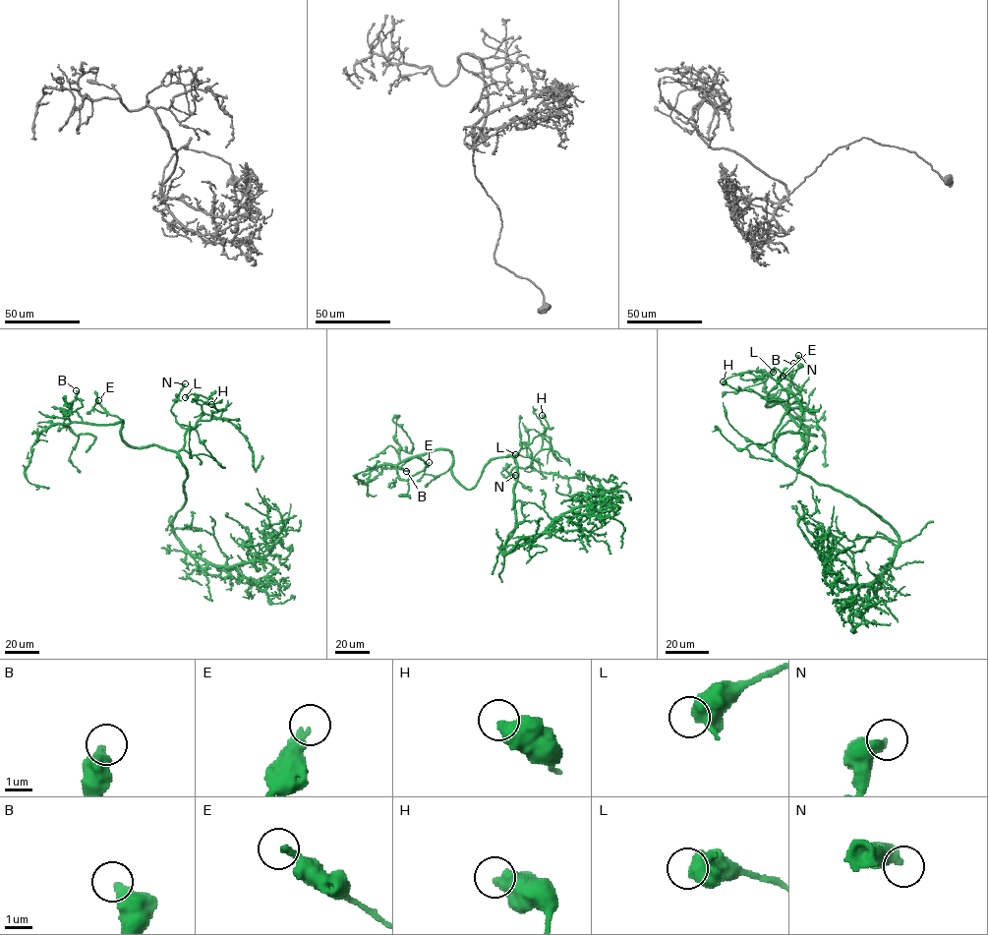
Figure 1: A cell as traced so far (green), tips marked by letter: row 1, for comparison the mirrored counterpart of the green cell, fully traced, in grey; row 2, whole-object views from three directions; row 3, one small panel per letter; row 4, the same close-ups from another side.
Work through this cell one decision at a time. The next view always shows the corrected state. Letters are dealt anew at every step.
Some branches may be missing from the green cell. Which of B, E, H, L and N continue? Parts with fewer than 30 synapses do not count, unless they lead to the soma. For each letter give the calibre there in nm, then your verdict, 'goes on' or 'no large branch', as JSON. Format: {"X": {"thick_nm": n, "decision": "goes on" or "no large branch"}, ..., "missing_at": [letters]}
{"B": {"thick_nm": 480, "decision": "no large branch"}, "E": {"thick_nm": 240, "decision": "no large branch"}, "H": {"thick_nm": 600, "decision": "no large branch"}, "L": {"thick_nm": 550, "decision": "no large branch"}, "N": {"thick_nm": 480, "decision": "no large branch"}, "missing_at": []}

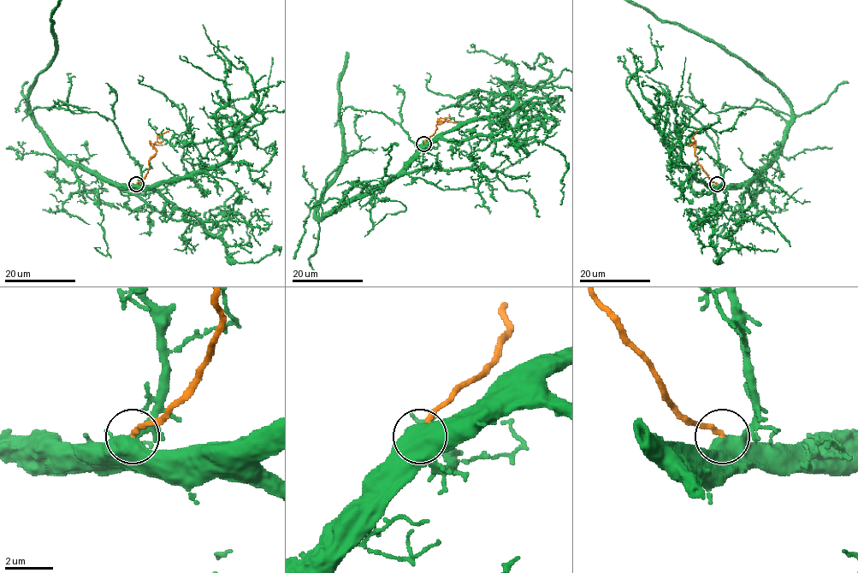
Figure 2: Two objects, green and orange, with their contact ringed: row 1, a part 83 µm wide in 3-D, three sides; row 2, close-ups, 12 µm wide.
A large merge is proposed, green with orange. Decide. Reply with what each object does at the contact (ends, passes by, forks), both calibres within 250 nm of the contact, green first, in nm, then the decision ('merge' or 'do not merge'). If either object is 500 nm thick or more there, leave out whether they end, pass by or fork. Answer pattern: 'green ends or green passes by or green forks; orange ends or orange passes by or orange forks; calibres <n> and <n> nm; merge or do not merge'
calibres 600 and 220 nm; merge

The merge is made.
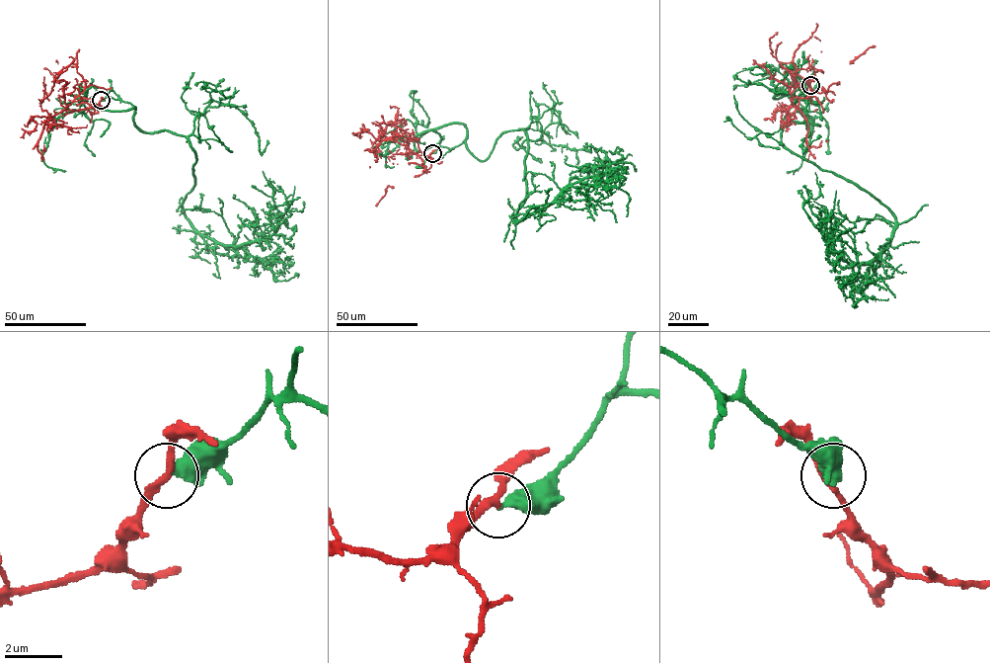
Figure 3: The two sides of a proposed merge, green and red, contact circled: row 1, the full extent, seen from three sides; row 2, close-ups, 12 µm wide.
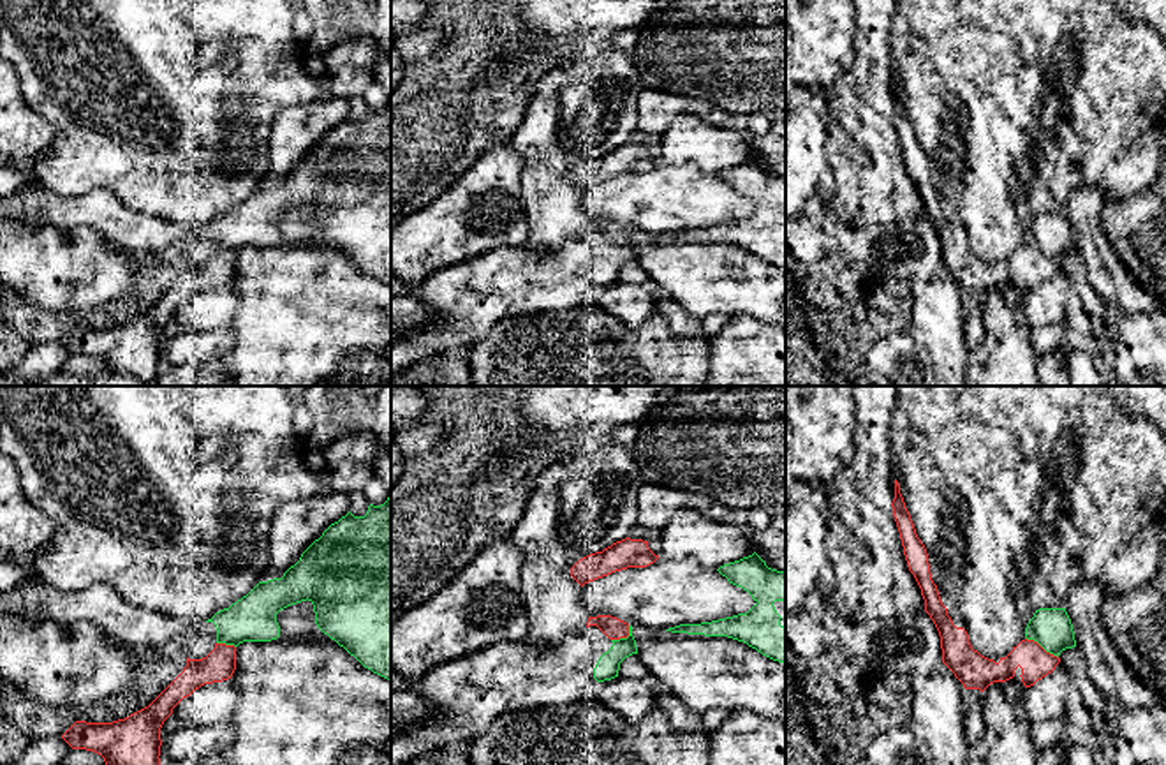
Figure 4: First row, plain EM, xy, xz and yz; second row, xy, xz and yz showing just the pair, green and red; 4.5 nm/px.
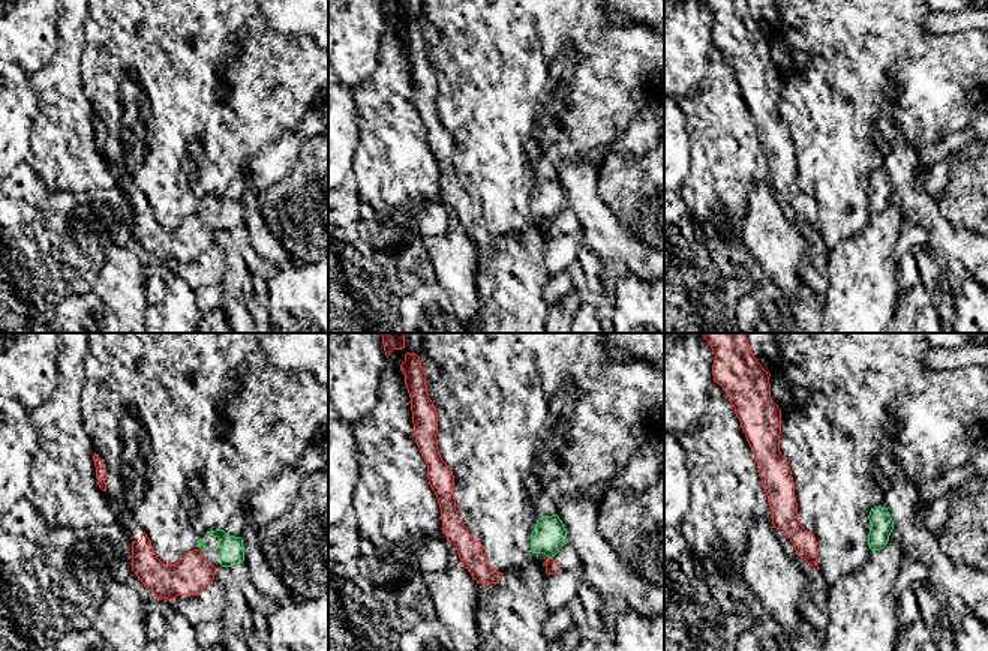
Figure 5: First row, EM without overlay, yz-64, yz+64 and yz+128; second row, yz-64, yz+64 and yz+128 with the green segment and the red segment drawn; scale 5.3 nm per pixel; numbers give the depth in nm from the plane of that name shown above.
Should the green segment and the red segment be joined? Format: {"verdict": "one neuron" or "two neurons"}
{"verdict": "two neurons"}

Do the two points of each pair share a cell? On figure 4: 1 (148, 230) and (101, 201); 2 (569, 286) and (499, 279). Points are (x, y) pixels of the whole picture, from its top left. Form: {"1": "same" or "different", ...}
{"1": "same", "2": "same"}

